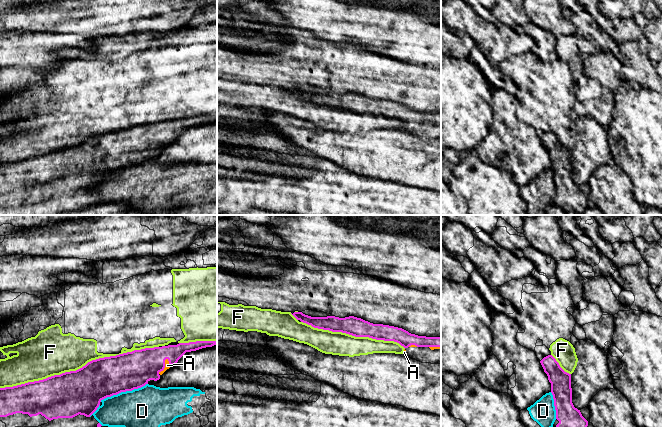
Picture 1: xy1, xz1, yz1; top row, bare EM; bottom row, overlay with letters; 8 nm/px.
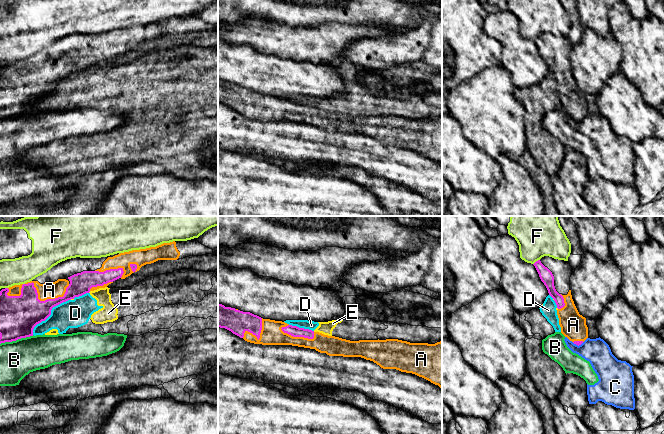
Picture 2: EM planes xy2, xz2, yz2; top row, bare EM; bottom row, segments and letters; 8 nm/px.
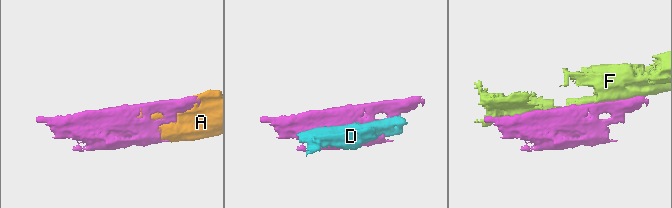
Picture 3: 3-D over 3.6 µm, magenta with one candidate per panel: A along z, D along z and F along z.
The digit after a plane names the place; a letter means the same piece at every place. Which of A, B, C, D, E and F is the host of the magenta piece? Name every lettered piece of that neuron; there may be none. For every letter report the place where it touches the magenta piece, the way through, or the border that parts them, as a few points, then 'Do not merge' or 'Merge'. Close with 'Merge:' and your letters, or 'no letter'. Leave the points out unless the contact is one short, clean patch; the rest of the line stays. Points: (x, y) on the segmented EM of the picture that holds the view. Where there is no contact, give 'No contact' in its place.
A: Touches magenta at xy2 (45, 300). Merge
B: Touches magenta at xy2 (16, 339). Do not merge
C: Touches magenta at yz2 (578, 345). Do not merge
D: Touches magenta at xy2 (50, 314). Do not merge
E: Touches magenta at xy2 (71, 298). Do not merge
F: Touches magenta at xy1 (80, 368). Do not merge
Merge: A

